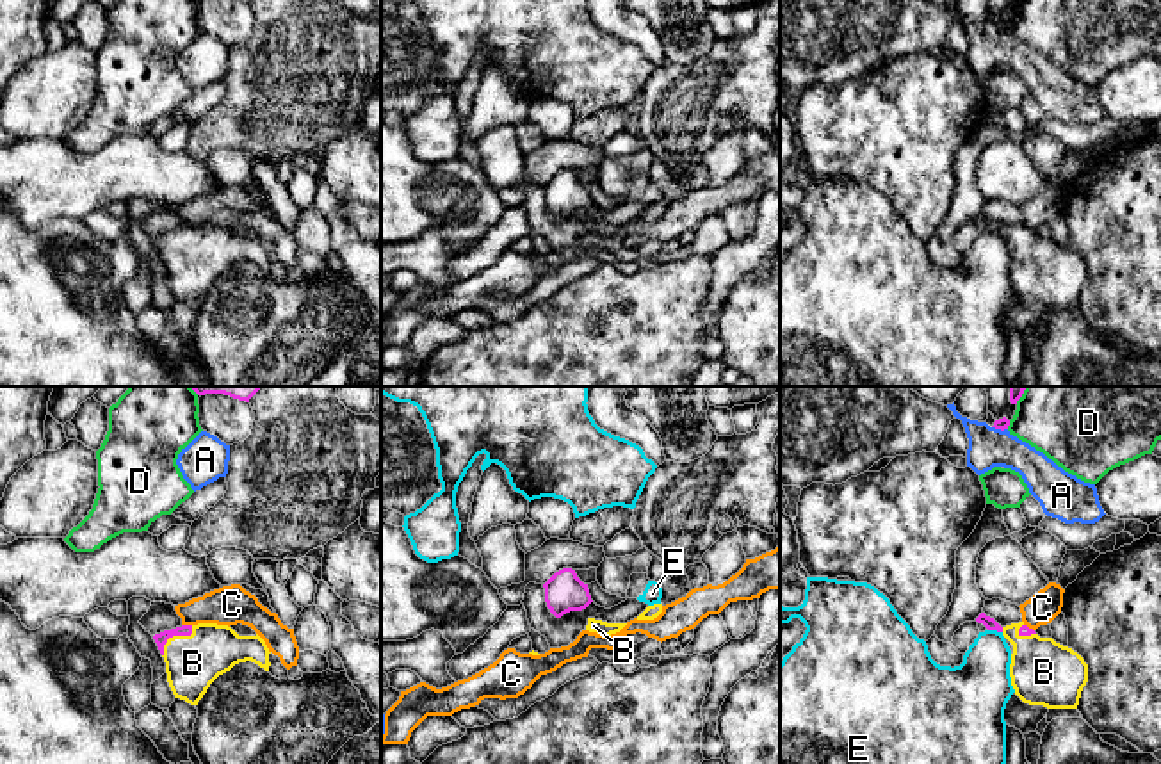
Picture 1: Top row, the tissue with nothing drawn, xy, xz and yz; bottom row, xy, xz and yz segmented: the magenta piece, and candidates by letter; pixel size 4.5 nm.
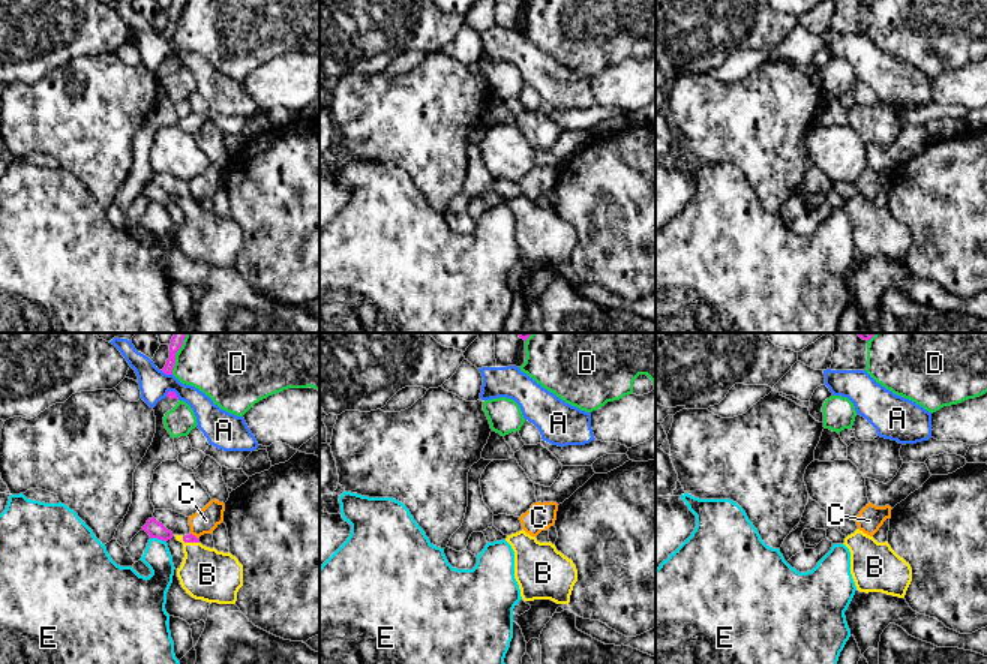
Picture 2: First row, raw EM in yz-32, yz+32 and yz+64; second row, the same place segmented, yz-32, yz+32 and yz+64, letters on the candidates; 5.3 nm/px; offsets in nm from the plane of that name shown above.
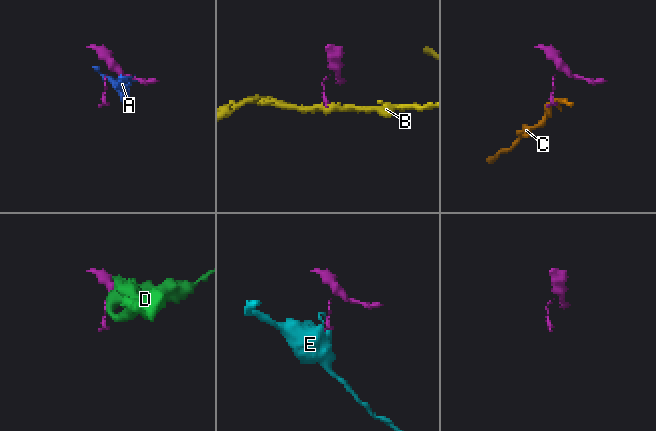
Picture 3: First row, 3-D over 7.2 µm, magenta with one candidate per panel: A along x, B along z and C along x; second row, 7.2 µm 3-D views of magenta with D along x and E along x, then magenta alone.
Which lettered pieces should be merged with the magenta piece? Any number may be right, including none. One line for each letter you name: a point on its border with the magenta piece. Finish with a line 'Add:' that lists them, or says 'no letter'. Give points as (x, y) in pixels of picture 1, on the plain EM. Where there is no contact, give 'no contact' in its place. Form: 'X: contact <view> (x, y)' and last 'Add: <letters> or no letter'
Add: no letter

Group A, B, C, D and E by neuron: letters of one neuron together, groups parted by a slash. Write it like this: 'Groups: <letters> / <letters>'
Groups: A / B / C / D / E

